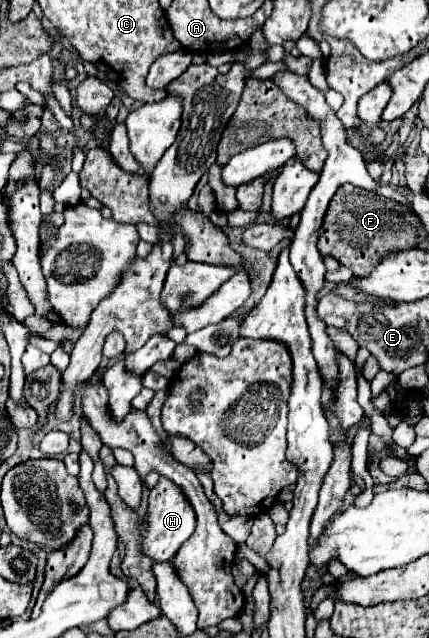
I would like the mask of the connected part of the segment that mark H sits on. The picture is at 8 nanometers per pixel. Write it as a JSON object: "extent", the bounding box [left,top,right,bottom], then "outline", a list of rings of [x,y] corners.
{"extent":[141,479,195,561],"outline":[[[159,479],[157,487],[151,489],[149,495],[149,507],[143,519],[145,527],[141,527],[141,553],[151,557],[153,561],[171,561],[175,557],[175,553],[179,551],[179,547],[193,535],[195,531],[195,515],[191,505],[187,503],[187,499],[183,497],[183,491],[179,487],[175,487],[175,483],[167,481],[167,479]]]}

